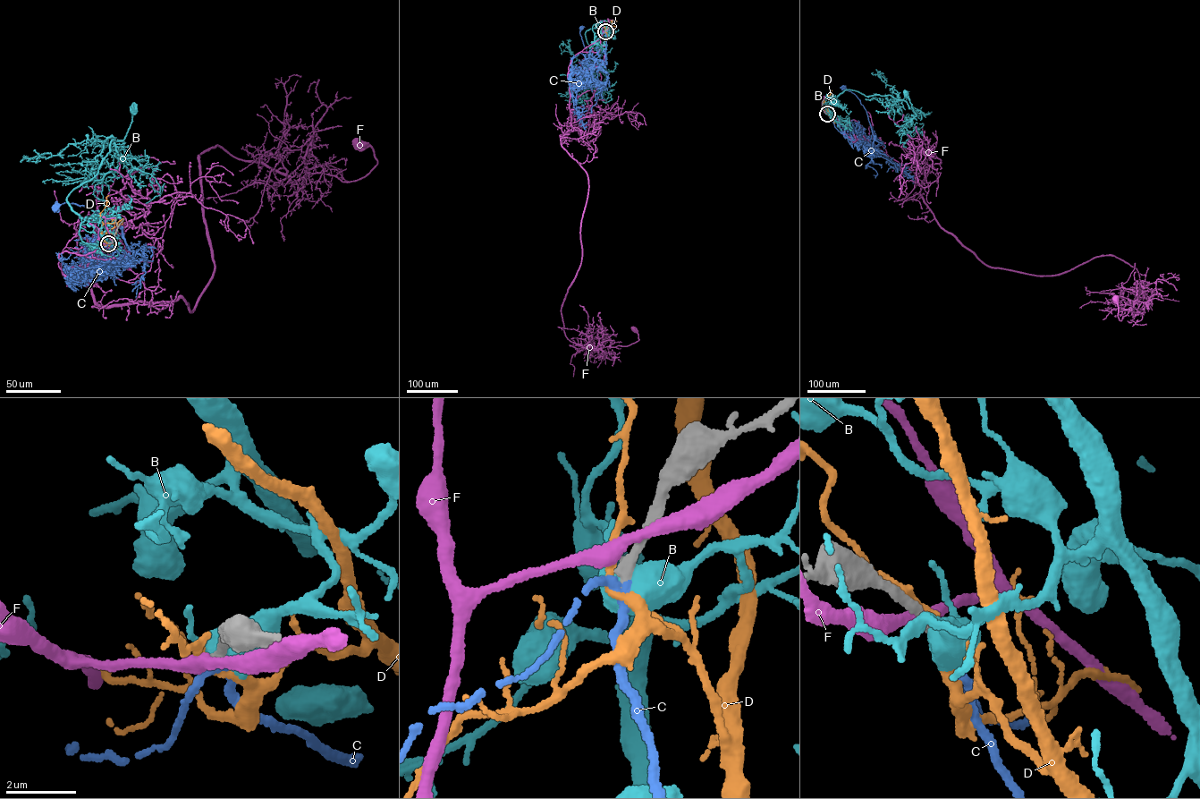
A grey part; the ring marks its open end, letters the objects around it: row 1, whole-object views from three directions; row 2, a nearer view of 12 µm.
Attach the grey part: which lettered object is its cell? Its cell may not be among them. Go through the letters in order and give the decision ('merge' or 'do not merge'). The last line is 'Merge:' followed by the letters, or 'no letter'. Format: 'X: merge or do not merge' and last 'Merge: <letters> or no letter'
B: do not merge
C: merge
D: do not merge
F: do not merge
Merge: C

